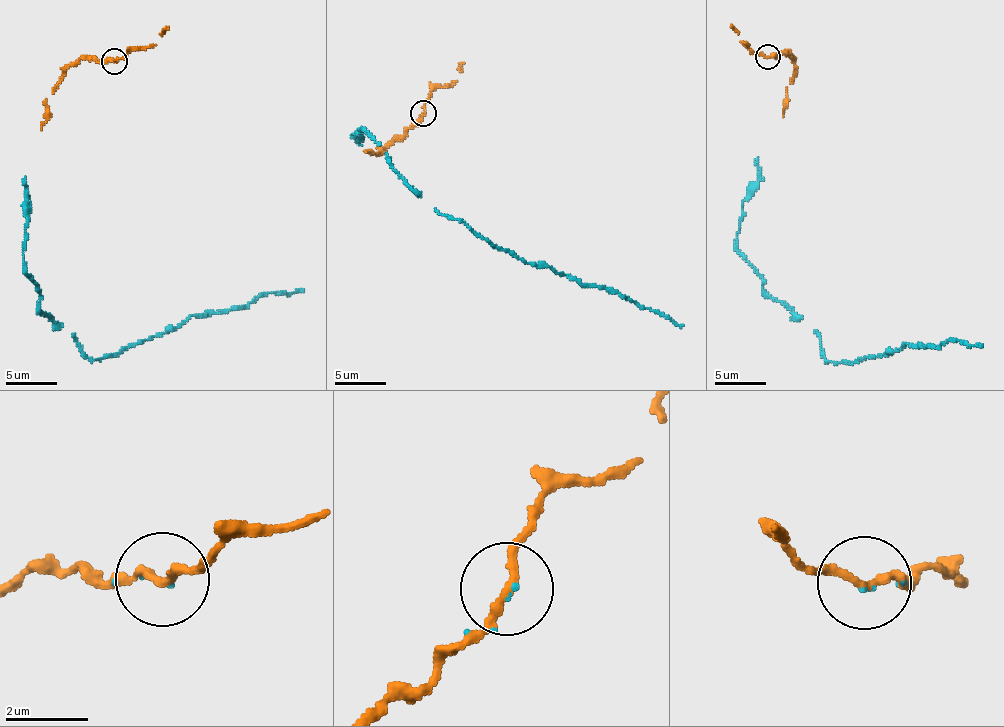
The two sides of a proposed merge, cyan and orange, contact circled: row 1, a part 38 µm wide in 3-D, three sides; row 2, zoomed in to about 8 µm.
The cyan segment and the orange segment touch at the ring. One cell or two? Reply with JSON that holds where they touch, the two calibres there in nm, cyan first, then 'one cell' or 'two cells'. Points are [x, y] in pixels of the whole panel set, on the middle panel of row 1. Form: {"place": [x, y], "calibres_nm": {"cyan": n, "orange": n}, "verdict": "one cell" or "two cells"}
{"place": [423, 113], "calibres_nm": {"cyan": 50, "orange": 190}, "verdict": "one cell"}

